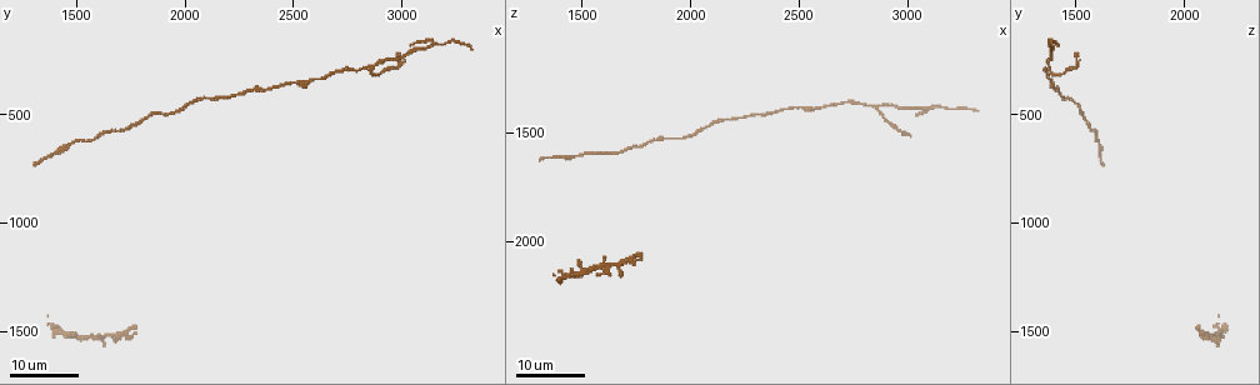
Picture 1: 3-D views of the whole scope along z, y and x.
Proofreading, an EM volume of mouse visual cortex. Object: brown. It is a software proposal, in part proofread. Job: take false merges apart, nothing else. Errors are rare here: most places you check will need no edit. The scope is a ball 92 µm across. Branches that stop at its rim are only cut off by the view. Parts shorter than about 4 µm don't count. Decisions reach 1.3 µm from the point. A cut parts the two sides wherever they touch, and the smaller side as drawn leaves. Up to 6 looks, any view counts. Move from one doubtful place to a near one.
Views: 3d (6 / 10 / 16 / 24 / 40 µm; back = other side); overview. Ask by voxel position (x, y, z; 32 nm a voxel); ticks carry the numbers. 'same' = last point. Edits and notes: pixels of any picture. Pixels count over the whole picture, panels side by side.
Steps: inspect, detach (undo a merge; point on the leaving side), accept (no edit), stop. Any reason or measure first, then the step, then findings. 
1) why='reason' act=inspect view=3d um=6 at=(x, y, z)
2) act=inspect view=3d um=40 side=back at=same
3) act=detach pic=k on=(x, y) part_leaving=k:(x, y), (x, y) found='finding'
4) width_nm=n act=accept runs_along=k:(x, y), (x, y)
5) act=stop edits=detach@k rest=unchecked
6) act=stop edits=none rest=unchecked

why='a fork' act=inspect view=3d um=16 at=(2850, 300, 1370)

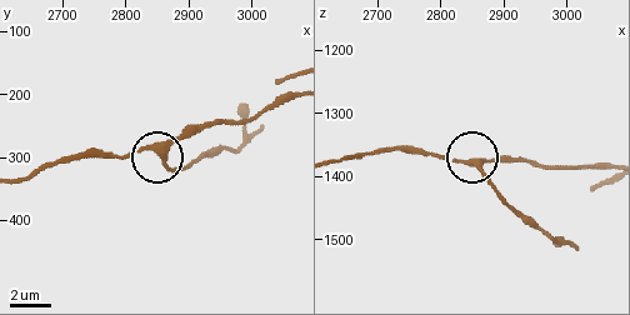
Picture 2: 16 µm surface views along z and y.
why='closer look' act=inspect view=3d um=6 at=(2860, 295, 1380)

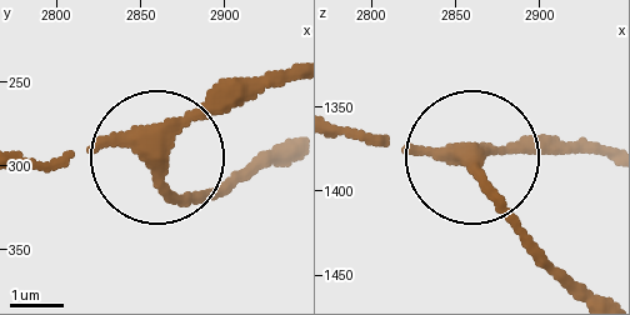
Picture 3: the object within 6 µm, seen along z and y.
arms=3 act=accept found='all the same neuron'

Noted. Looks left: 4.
why='a narrow waist' act=inspect view=3d um=16 at=(2980, 290, 1510)

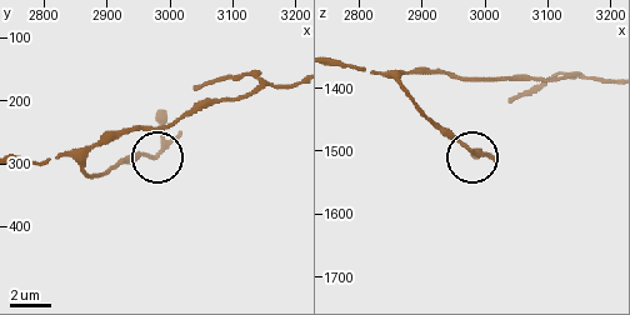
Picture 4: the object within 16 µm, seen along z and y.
why='zoom in' act=inspect view=3d um=6 at=(2980, 290, 1500)

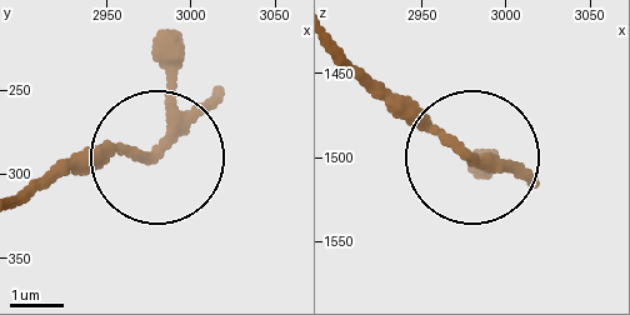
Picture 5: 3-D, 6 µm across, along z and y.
act=accept runs_along=5:(29, 193), (155, 144), (173, 40) found='continuous, no second neuron'

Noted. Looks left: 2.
why='calibre changes' act=inspect view=3d um=24 at=(2570, 350, 1390)

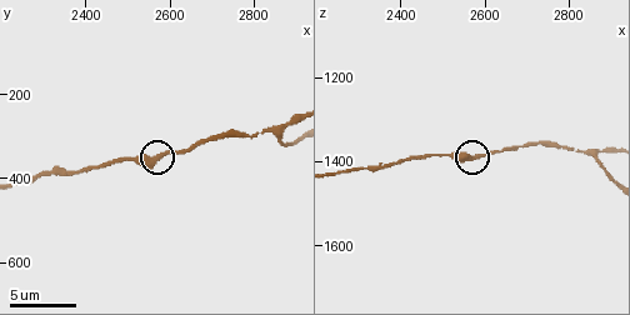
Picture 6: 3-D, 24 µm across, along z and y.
act=inspect view=3d um=10 at=(2580, 340, 1385)

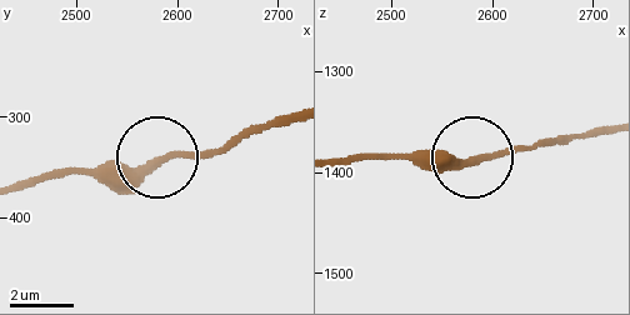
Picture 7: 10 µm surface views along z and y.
act=accept runs_along=7:(339, 163), (363, 154), (468, 159), (546, 140) found='continuous, no second neuron'

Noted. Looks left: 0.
act=stop edits=none rest=unchecked

